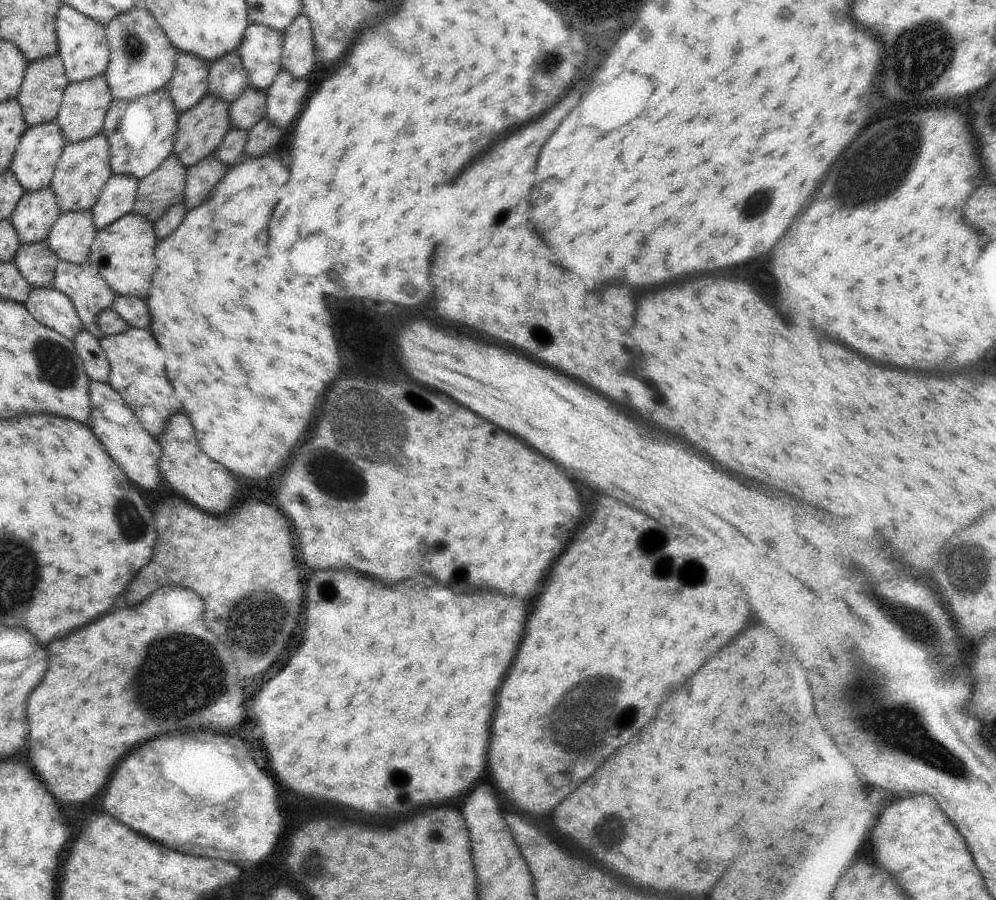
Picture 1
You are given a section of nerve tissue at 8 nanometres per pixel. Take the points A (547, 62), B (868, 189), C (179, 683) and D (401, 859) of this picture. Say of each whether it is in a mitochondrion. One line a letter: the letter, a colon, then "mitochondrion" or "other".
A: mitochondrion
B: mitochondrion
C: mitochondrion
D: other

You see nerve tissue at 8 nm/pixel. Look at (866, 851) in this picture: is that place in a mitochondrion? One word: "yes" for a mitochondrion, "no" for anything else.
no

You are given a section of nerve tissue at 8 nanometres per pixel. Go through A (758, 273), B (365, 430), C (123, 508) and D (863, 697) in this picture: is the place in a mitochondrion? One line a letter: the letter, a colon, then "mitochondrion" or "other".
A: mitochondrion
B: mitochondrion
C: mitochondrion
D: mitochondrion

